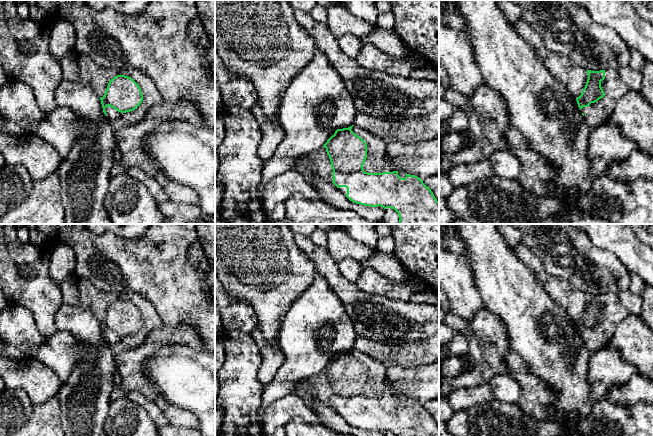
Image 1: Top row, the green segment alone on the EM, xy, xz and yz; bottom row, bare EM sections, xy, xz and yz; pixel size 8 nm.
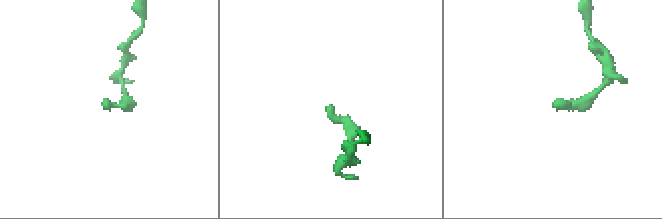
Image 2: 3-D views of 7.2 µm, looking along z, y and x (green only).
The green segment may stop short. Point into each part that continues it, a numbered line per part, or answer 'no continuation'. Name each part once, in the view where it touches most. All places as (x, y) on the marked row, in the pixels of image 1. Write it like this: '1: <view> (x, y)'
1: xy (76, 66)

